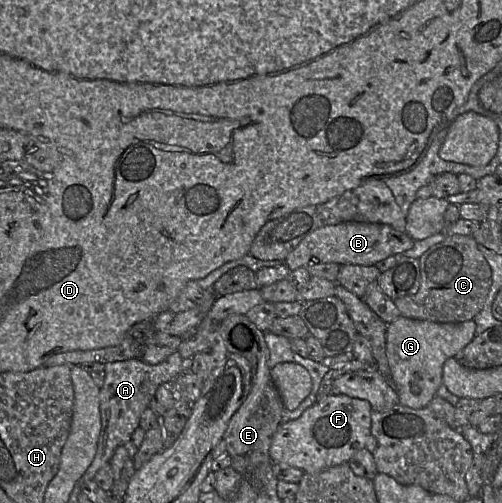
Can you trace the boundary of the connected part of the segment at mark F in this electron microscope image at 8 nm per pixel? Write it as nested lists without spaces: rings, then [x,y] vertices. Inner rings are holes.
[[[328,395],[308,408],[298,419],[281,423],[270,445],[273,464],[296,468],[307,474],[317,474],[332,466],[348,463],[352,456],[366,448],[371,434],[372,407],[369,402],[346,395]]]

